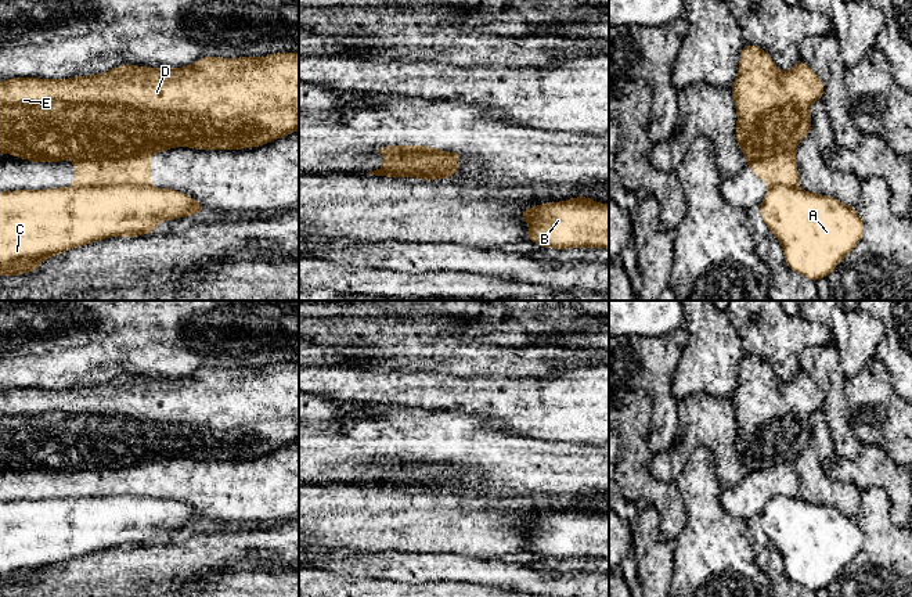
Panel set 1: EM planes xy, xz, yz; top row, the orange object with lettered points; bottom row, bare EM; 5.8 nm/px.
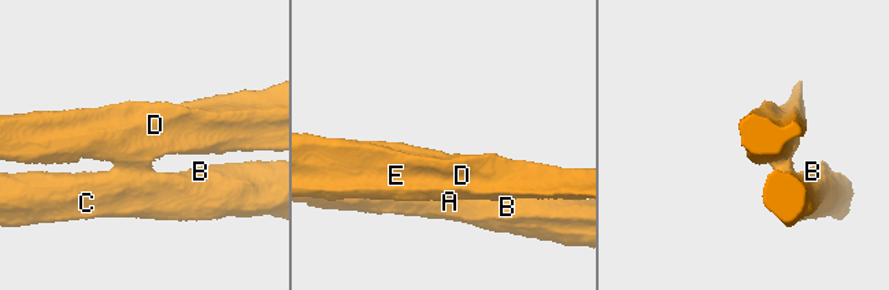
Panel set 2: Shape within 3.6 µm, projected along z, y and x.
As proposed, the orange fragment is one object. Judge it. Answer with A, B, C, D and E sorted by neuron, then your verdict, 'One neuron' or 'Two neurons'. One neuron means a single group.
Groups: A B C / D E. Two neurons

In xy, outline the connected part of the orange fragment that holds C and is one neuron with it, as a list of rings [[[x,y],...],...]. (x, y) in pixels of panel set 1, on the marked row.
[[[147,186],[58,187],[0,193],[0,276],[21,276],[40,270],[40,262],[72,248],[111,237],[140,237],[159,229],[161,220],[203,213],[206,208],[192,197],[173,188]]]

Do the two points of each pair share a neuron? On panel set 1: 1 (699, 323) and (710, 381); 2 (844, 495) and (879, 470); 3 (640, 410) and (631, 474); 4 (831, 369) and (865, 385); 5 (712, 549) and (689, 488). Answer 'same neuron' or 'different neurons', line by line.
1: same neuron
2: different neurons
3: same neuron
4: different neurons
5: same neuron

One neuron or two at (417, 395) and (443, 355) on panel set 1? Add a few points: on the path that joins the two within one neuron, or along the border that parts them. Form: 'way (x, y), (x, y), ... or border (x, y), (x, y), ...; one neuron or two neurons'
border (399, 371), (440, 371), (464, 377); two neurons

